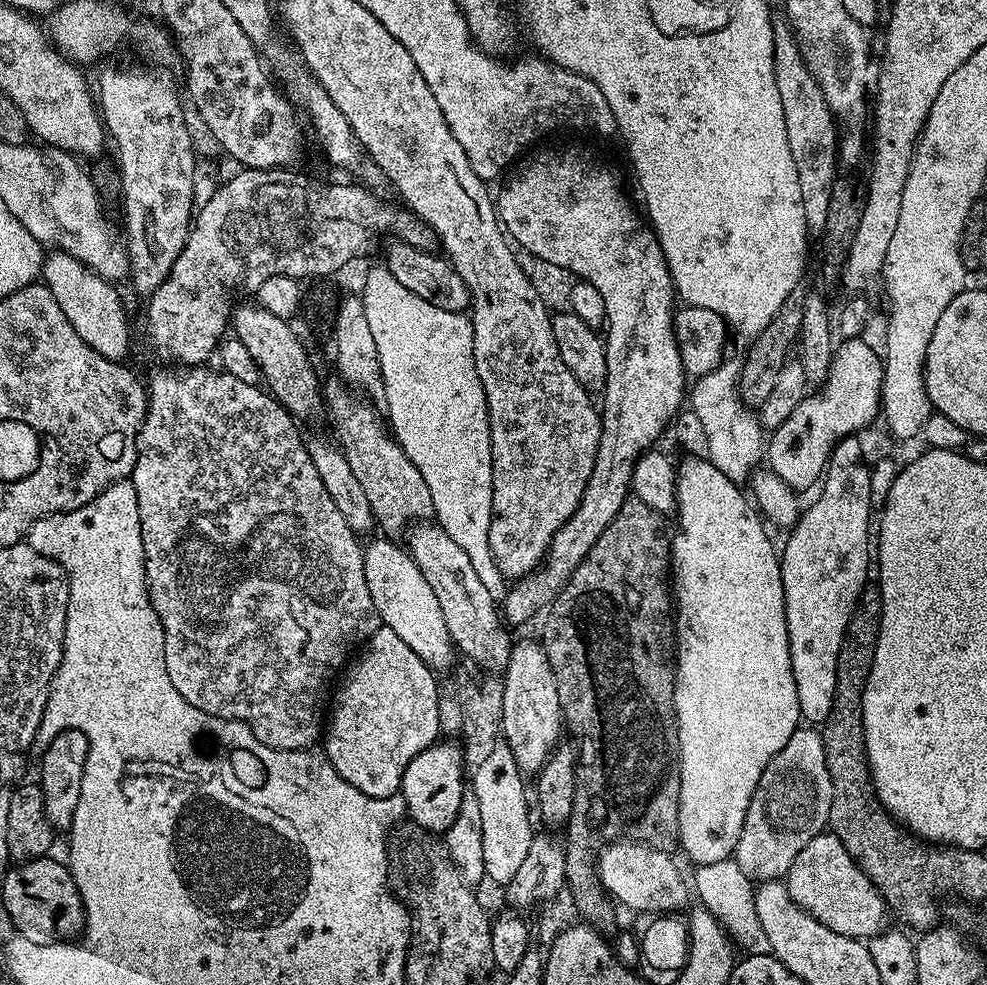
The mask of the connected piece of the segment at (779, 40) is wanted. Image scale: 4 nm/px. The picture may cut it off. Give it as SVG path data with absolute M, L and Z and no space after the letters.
M777 23L773 27L775 34L775 81L778 94L782 98L785 143L790 146L792 166L798 172L798 188L801 191L801 212L806 216L809 237L823 235L826 217L829 214L830 194L838 179L838 131L832 112L828 108L825 96L813 78L808 64L803 58L795 33L789 25Z

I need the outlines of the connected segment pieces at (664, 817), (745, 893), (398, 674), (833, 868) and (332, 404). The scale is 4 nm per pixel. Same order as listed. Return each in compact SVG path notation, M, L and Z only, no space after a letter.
M629 495L622 502L622 510L614 514L614 518L602 530L598 542L592 548L584 561L577 566L574 574L568 579L568 584L556 595L556 599L548 605L544 620L544 636L542 643L544 653L550 662L550 670L554 670L554 682L558 686L558 702L562 713L563 723L580 736L580 741L575 741L576 749L576 785L574 786L574 810L570 814L566 831L568 840L564 844L564 857L566 858L567 891L572 891L572 900L581 912L583 919L588 922L597 922L608 912L609 901L600 883L596 870L598 859L597 848L601 843L600 832L608 842L618 840L638 840L642 844L649 844L663 852L671 853L680 848L680 831L678 830L678 806L680 805L680 743L676 729L676 625L674 623L674 596L670 591L670 536L664 533L665 517L654 511L646 502L642 502L634 495Z
M734 858L722 862L710 862L701 864L695 869L696 884L694 880L694 892L700 895L699 903L714 914L717 922L724 927L733 945L737 949L745 948L748 954L764 954L769 951L766 930L762 928L762 922L758 920L756 909L756 894L750 877L743 872Z
M383 626L377 628L359 652L343 669L338 680L340 689L337 692L335 689L331 697L322 751L334 770L338 770L338 774L342 774L342 778L346 778L350 786L362 790L362 794L367 796L386 798L399 793L406 766L410 766L412 759L422 754L422 750L426 750L431 744L437 743L441 735L439 702L442 692L436 689L437 673L428 668L426 662L422 662L422 658L418 658L418 654L414 654L414 650L410 650L410 646L406 646L406 642L402 642L402 638L394 634L394 630Z
M825 830L814 837L802 850L798 850L798 858L790 866L786 877L790 898L802 910L806 910L822 926L830 926L834 934L849 936L855 940L864 940L885 931L884 924L890 920L890 909L882 898L880 889L875 888L866 878L866 874L850 858L846 846L838 842L838 838Z
M336 378L323 385L322 400L326 412L328 408L332 415L332 428L336 431L334 440L346 462L350 462L354 478L358 478L362 485L376 524L384 531L381 533L385 537L396 538L400 531L403 533L413 522L427 521L433 515L430 486L426 486L426 478L422 478L418 466L414 466L414 462L406 458L402 446L382 421L381 413L379 416L370 405L359 400L352 392L349 385Z

